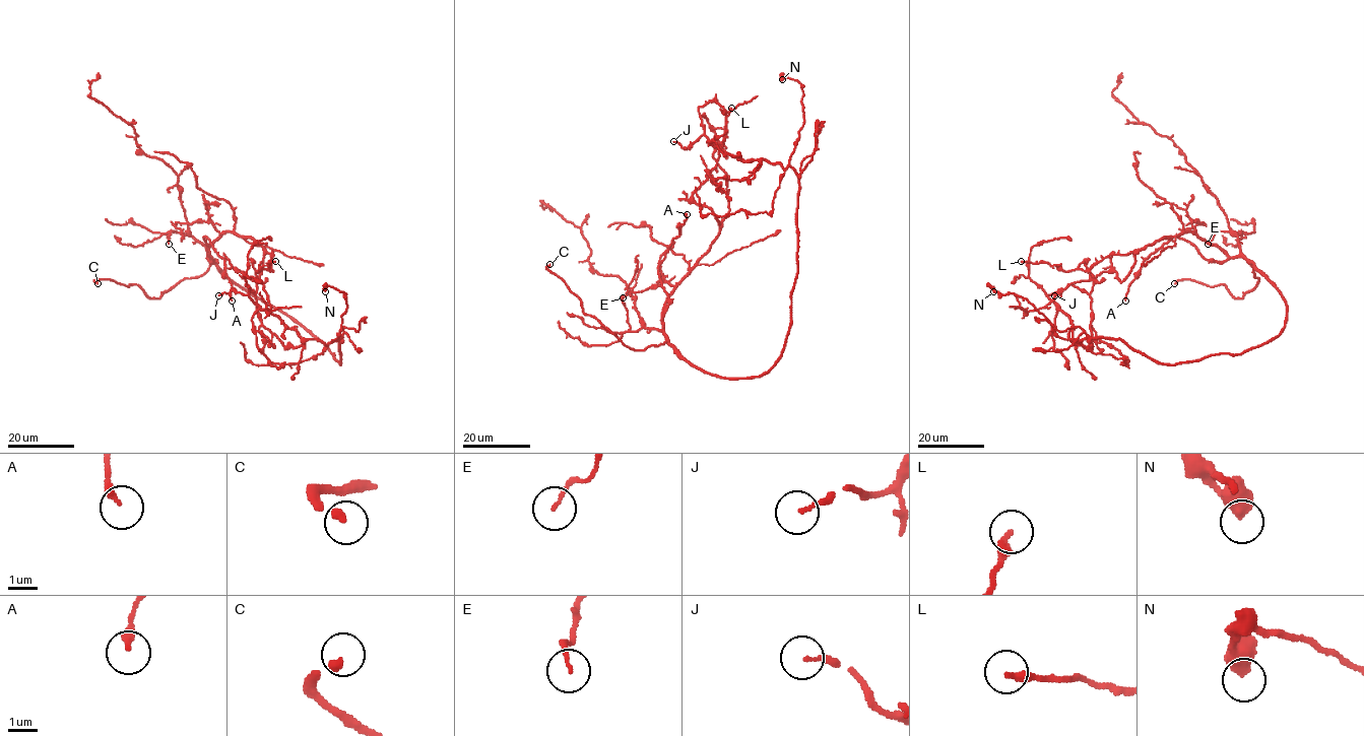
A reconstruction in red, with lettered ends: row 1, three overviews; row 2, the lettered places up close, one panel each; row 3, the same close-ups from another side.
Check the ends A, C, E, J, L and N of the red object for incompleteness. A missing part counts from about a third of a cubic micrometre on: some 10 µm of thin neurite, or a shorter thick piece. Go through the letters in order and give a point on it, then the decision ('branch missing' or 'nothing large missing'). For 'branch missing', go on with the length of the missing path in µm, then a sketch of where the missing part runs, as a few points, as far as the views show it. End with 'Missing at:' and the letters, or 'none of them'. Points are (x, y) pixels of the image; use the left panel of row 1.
A: place (232, 300); nothing large missing
C: place (98, 283); branch missing; missing 9 µm
E: place (169, 244); nothing large missing
J: place (218, 295); branch missing; missing 35 µm; course (218, 295), (197, 322), (201, 326), (201, 350), (190, 353)
L: place (275, 261); nothing large missing
N: place (325, 291); nothing large missing
Missing at: C, J

